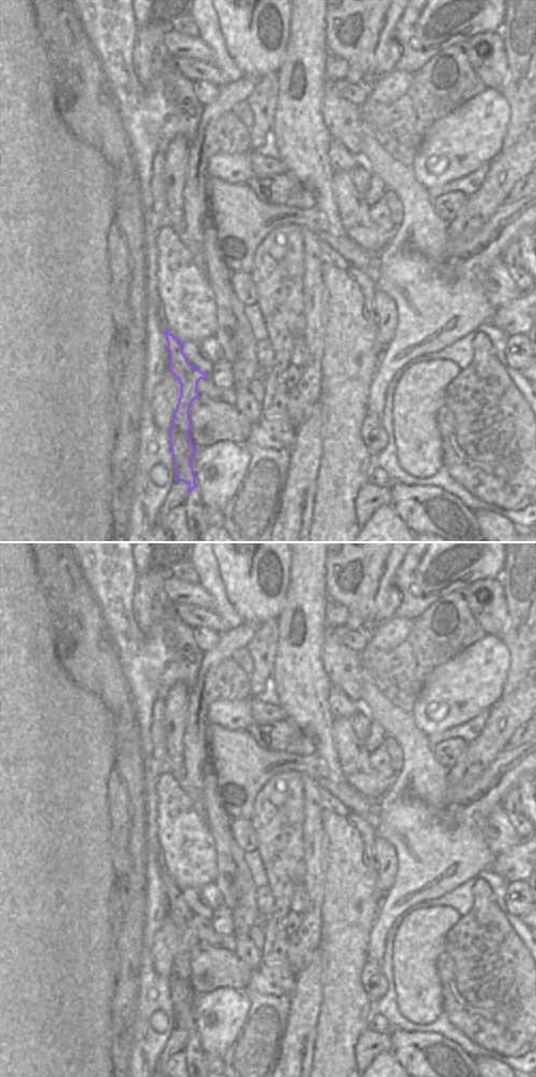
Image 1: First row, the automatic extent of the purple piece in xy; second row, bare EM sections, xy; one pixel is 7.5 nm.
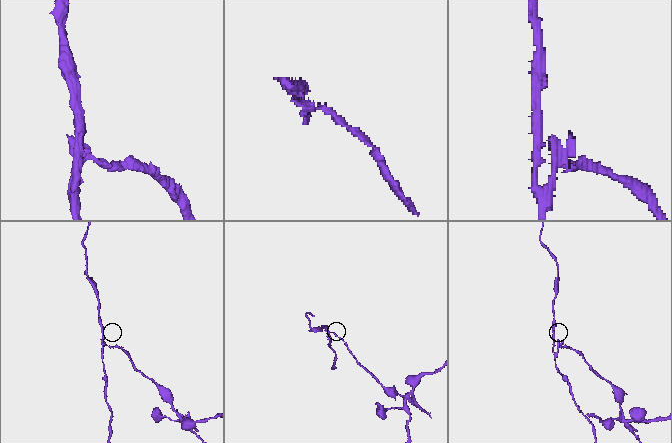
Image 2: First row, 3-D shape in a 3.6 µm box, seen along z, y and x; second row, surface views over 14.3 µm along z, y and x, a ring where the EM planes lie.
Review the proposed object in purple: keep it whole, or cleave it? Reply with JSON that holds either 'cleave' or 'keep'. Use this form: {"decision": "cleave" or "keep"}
{"decision": "cleave"}

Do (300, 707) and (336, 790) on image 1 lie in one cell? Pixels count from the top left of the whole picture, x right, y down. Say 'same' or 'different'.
same

